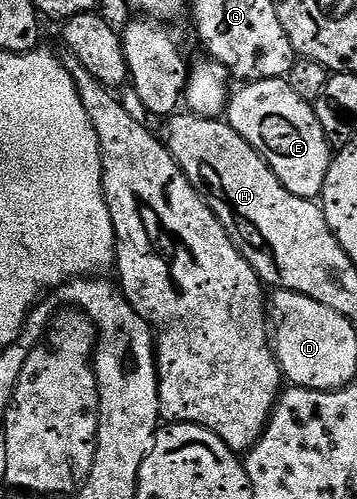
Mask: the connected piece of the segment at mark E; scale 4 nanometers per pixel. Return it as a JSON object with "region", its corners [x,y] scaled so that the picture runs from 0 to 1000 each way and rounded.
{"region":[[[798,156],[787,158],[725,158],[692,164],[686,170],[647,188],[627,224],[630,244],[695,291],[706,291],[734,321],[745,325],[773,347],[773,355],[818,387],[843,399],[888,401],[908,379],[908,363],[919,355],[919,339],[930,317],[930,297],[924,285],[913,281],[908,259],[896,259],[896,242],[885,234],[877,212],[852,202],[852,194],[838,194],[829,178]]]}

